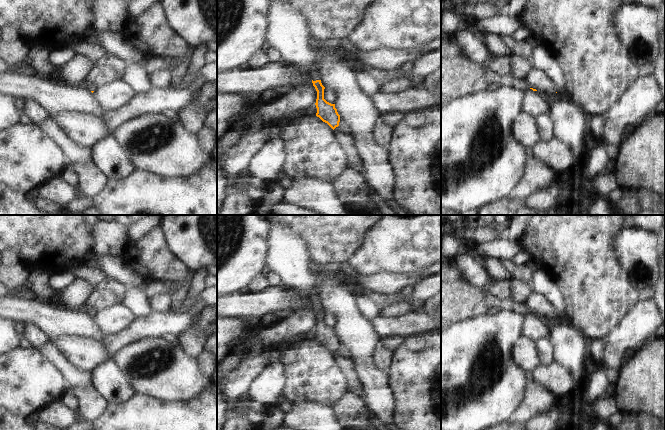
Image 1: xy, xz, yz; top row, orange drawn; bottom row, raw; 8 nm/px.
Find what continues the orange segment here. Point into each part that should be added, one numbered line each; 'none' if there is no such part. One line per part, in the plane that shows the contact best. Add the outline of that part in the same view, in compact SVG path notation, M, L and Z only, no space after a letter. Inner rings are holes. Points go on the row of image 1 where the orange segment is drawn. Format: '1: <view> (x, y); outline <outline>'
1: xz (315, 72); outline M314 67L311 70L310 75L311 75L313 81L321 80L320 69L318 67Z

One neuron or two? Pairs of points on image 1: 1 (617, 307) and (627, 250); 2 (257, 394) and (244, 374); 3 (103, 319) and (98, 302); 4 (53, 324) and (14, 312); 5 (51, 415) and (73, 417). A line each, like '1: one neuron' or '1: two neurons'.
1: two neurons
2: two neurons
3: two neurons
4: one neuron
5: one neuron

